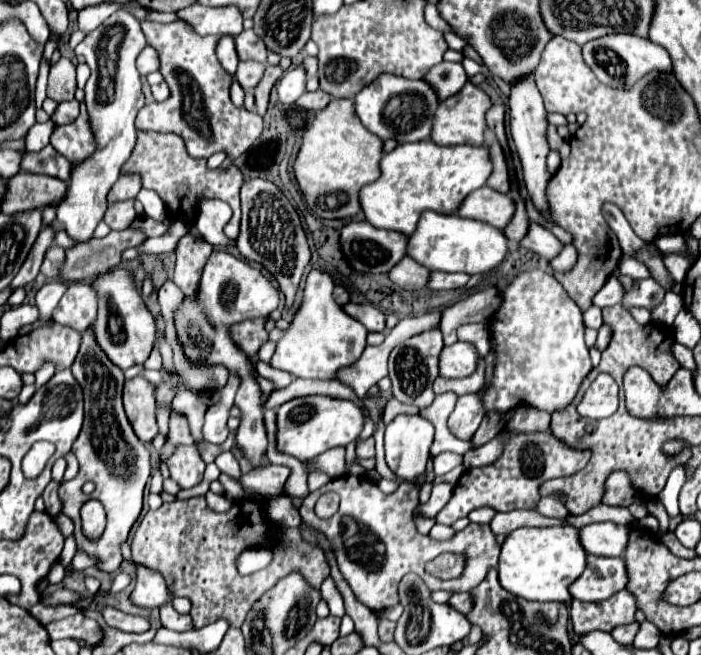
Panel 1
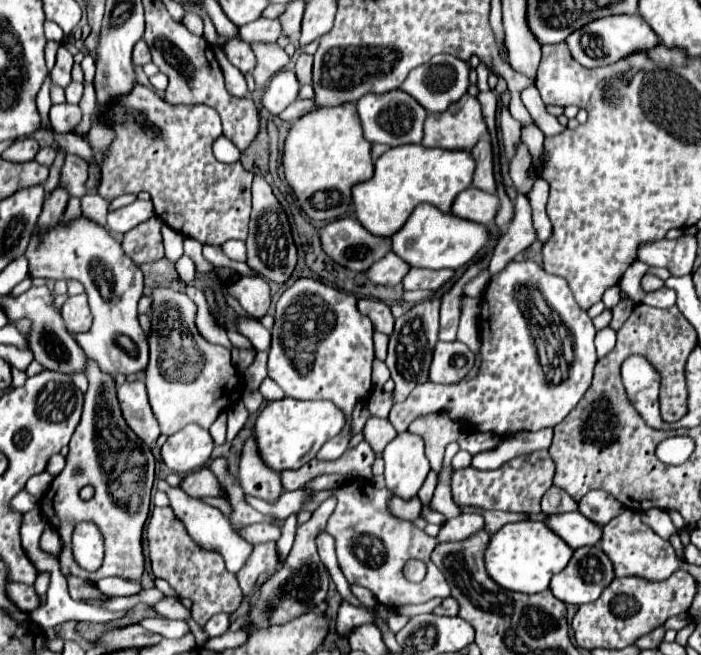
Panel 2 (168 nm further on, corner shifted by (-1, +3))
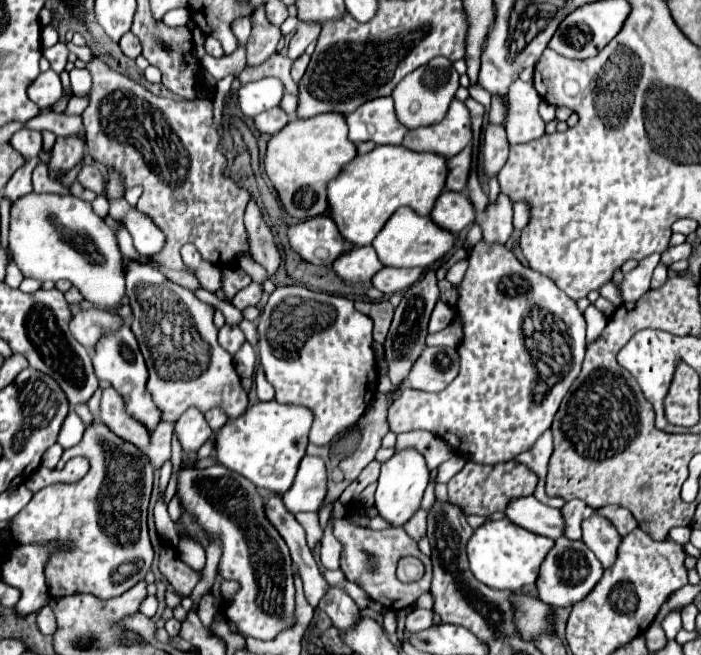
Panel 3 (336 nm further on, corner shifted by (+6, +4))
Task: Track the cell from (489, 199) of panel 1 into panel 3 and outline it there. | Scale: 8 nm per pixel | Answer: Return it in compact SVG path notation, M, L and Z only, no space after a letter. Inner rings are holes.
M445 190L435 202L431 218L451 232L461 232L475 222L475 208L465 192Z

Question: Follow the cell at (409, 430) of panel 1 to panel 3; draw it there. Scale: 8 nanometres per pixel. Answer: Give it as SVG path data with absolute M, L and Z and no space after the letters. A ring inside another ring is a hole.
M415 448L397 450L387 462L381 464L381 474L375 492L375 506L379 510L379 516L389 520L393 526L403 526L419 510L427 484L429 468L425 466L425 458L419 452L415 452Z

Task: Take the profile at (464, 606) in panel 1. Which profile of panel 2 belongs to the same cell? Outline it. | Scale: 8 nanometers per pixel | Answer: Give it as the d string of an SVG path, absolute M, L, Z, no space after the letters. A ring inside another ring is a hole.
M448 597L448 599L444 599L432 613L434 613L434 615L448 615L448 617L452 617L452 615L458 613L458 603Z

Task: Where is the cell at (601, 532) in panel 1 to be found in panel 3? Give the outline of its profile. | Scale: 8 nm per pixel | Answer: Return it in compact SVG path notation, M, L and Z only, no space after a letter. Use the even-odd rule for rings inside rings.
M527 496L511 502L505 514L509 520L519 524L521 528L527 528L533 534L541 534L551 540L565 536L565 518L561 510L539 504L535 496Z

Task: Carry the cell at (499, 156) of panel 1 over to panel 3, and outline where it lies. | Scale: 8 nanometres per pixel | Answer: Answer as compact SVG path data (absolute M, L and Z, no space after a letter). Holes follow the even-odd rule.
M471 146L461 150L457 156L449 158L449 176L447 176L447 190L461 192L467 186L471 168Z

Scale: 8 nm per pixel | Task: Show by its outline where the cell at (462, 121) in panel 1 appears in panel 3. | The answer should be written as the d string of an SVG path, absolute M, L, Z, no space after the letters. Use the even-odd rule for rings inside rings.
M453 100L447 116L439 124L421 126L407 132L403 146L415 152L435 152L451 158L459 154L473 138L471 132L471 116L461 100Z

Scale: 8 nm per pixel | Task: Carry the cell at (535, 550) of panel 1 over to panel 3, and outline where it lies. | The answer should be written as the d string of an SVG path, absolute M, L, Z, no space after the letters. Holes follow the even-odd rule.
M503 518L497 522L487 522L483 528L475 530L471 542L467 544L467 556L471 572L479 582L497 590L521 590L535 586L535 580L539 578L539 568L551 546L551 538L537 536L513 524L509 518Z

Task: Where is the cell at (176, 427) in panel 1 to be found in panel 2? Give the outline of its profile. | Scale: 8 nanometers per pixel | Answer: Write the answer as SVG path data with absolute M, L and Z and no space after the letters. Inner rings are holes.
M156 287L152 289L150 299L152 299L152 307L148 311L148 315L152 317L150 335L148 335L150 363L146 369L146 389L148 389L150 407L164 435L172 435L182 427L186 427L188 423L198 423L204 429L208 429L216 421L216 417L232 405L232 401L236 403L242 397L242 379L238 369L230 361L230 349L222 345L214 345L198 333L196 303L186 293L168 287Z

